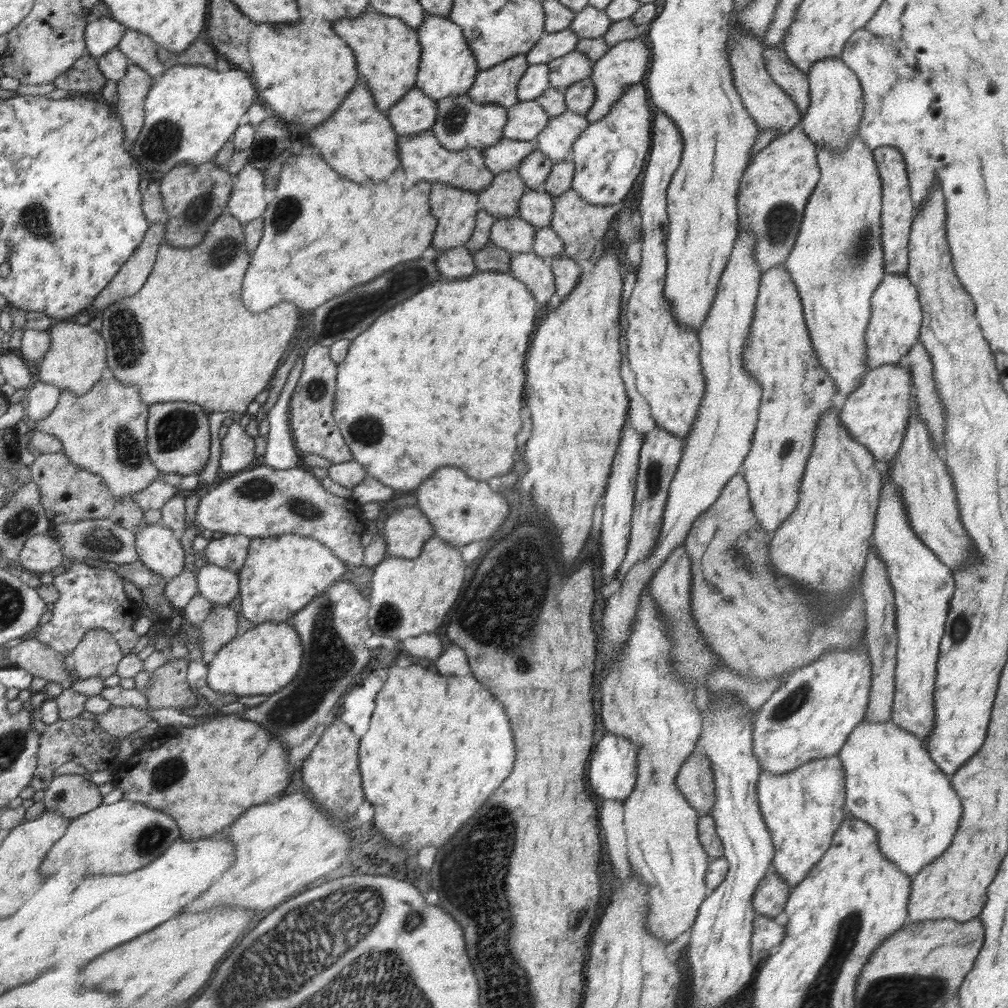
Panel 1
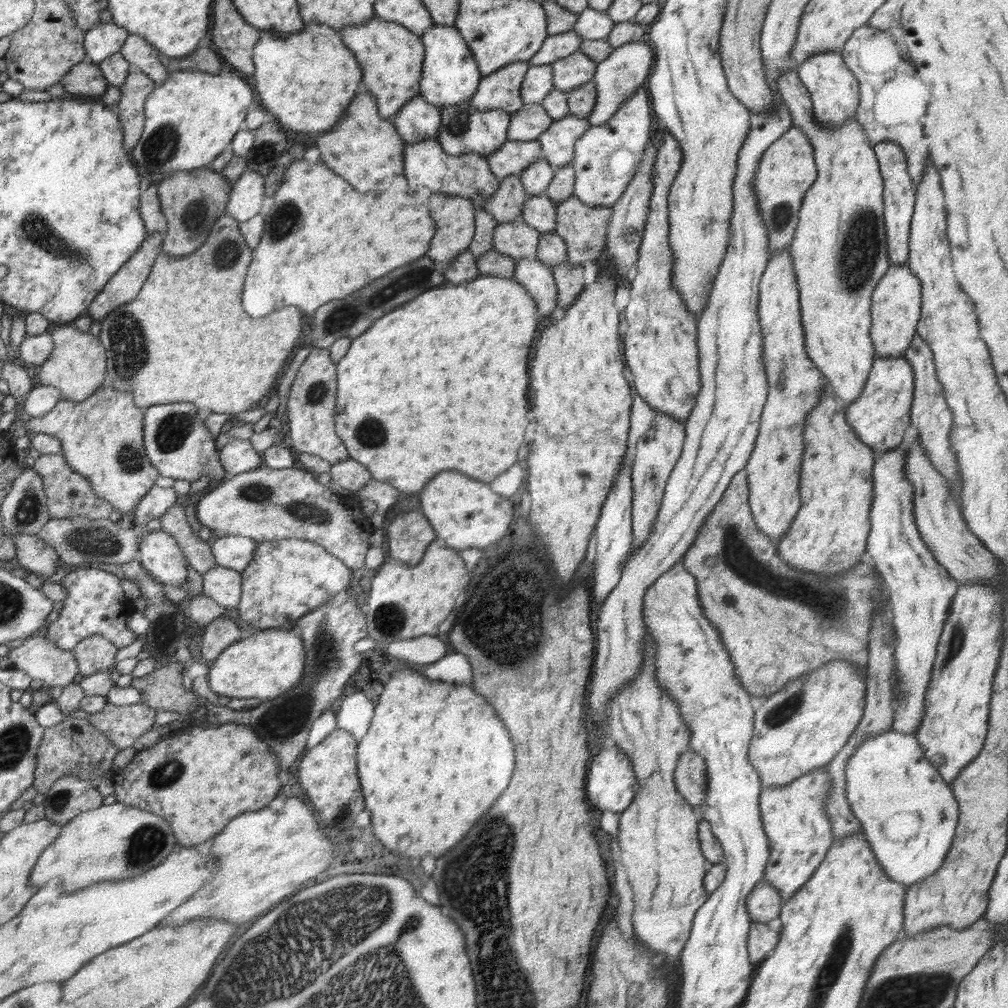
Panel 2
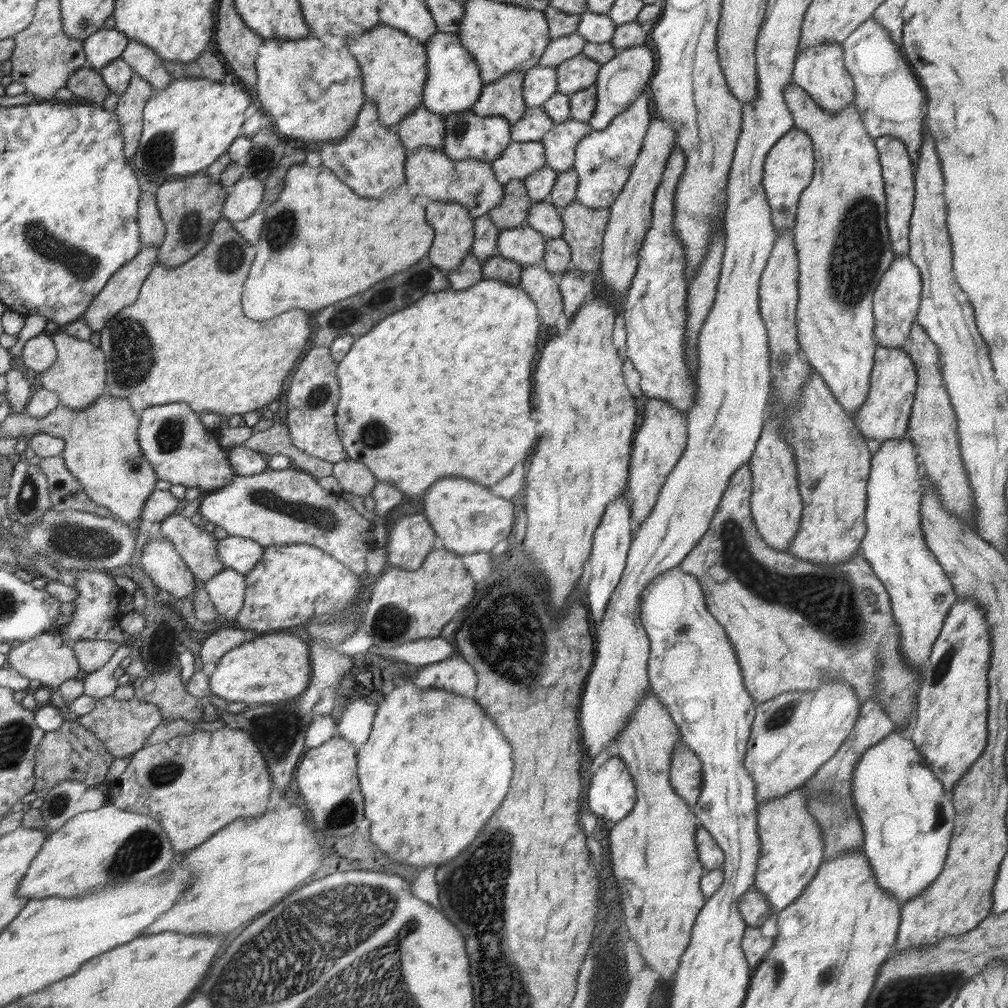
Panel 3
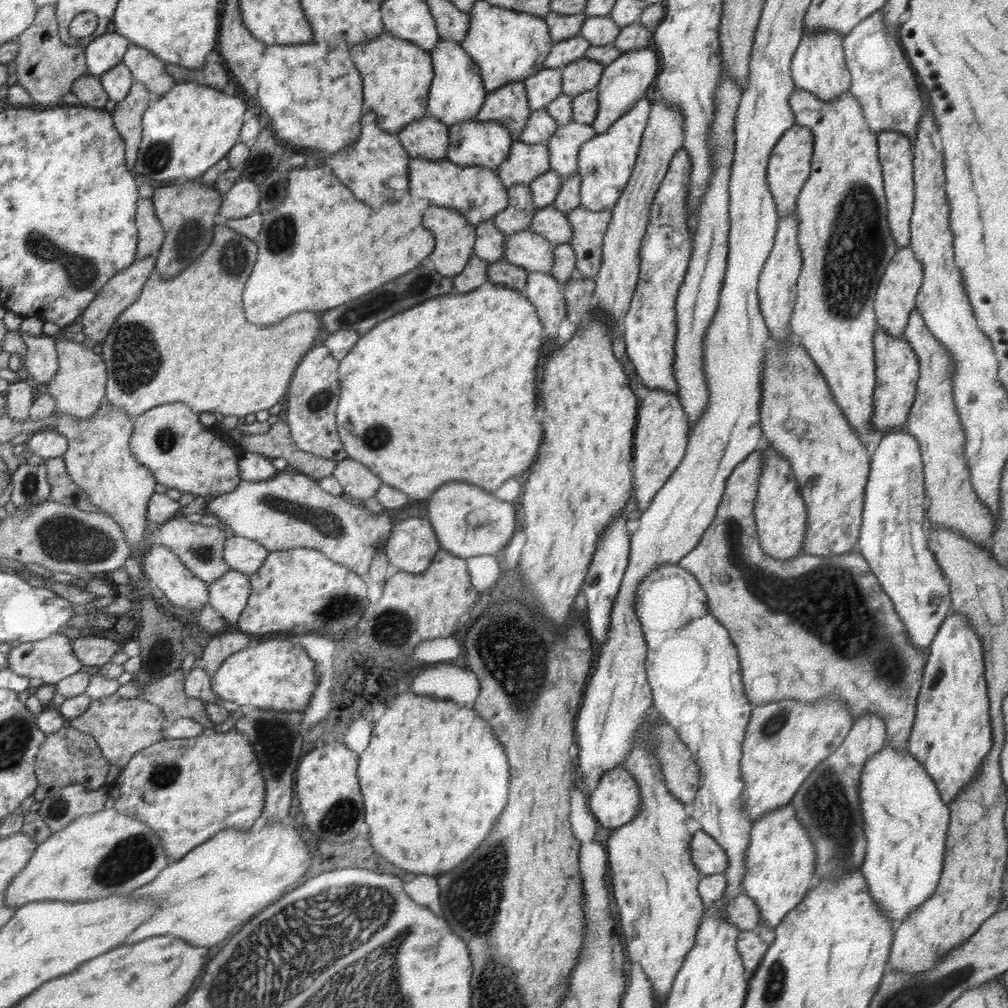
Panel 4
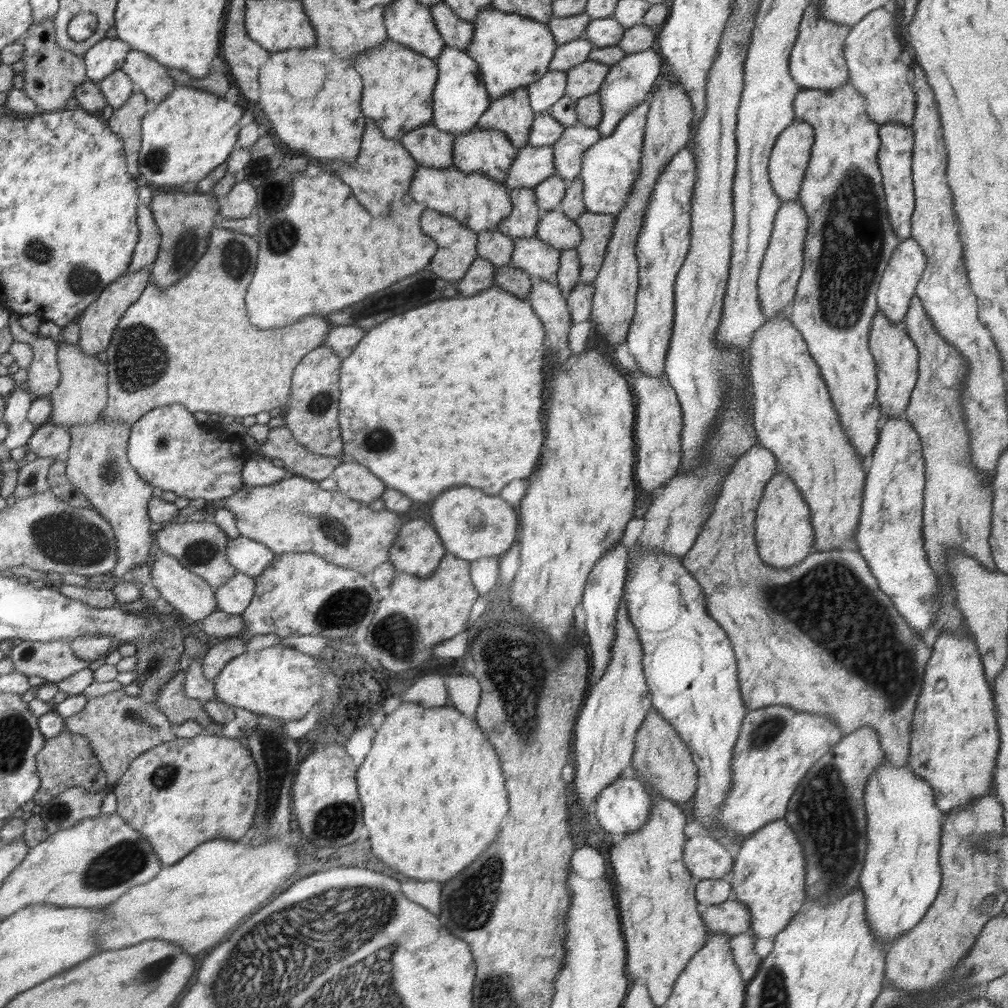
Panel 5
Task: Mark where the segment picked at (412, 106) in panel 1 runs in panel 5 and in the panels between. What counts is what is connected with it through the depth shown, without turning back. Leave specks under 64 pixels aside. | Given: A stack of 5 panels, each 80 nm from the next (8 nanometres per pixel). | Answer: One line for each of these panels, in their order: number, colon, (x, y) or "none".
2: (418, 120)
3: (421, 127)
4: (428, 137)
5: (430, 146)

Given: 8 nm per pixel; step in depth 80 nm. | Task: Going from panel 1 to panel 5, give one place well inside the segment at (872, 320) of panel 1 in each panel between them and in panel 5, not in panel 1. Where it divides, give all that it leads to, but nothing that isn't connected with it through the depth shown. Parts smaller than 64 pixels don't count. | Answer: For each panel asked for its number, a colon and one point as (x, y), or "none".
2: (896, 301)
3: (896, 300)
4: (895, 299)
5: (905, 268)

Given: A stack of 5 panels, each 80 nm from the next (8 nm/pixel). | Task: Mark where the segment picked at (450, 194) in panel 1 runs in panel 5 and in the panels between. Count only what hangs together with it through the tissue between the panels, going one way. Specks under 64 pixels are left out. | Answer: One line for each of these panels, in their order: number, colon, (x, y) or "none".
2: (454, 215)
3: (455, 229)
4: (454, 234)
5: (456, 243)

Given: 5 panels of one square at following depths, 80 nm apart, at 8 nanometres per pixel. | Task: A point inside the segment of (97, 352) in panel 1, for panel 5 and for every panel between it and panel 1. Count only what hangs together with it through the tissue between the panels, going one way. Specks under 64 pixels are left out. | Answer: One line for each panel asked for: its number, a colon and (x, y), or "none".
2: (78, 362)
3: (78, 375)
4: (80, 386)
5: (80, 398)

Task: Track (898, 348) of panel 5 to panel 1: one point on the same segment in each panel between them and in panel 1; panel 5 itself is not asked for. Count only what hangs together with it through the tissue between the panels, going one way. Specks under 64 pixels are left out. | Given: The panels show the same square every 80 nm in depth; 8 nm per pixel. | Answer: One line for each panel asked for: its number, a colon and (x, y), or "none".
1: (876, 415)
2: (880, 416)
3: (885, 413)
4: (896, 366)

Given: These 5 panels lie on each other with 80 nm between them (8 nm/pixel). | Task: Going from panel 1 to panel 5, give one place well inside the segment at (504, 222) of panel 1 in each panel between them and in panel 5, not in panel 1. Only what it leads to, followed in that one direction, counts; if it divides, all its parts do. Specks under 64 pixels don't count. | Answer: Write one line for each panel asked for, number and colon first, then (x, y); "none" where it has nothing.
2: (517, 239)
3: (524, 245)
4: (535, 253)
5: (537, 258)

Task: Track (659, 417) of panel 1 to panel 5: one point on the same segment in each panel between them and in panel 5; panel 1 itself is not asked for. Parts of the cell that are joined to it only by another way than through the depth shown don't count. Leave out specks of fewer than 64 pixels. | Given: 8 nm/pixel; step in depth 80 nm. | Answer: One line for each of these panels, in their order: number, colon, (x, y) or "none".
2: (661, 341)
3: (655, 316)
4: (650, 328)
5: (665, 237)

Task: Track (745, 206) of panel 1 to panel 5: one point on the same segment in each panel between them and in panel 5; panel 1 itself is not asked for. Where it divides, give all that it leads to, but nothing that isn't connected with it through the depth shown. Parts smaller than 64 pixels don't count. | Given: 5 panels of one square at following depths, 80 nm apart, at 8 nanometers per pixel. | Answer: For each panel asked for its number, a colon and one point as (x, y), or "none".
2: (786, 170)
3: (789, 166)
4: (789, 166)
5: (790, 155)

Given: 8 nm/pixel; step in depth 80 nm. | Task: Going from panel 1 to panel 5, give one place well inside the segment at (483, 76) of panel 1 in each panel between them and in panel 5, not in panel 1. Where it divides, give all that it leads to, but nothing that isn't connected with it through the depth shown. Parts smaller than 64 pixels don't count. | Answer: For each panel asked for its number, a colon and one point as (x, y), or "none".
2: (502, 90)
3: (505, 97)
4: (509, 106)
5: (511, 113)

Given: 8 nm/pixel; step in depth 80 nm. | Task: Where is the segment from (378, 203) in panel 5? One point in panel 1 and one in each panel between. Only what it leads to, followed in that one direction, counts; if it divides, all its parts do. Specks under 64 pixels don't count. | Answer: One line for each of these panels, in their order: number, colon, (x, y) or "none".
1: (358, 140)
2: (364, 149)
3: (371, 159)
4: (376, 166)

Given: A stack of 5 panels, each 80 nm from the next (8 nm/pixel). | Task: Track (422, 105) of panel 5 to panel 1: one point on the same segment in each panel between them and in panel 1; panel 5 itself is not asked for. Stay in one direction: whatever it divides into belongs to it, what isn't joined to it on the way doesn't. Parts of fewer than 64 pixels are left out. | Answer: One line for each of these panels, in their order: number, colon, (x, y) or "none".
1: (389, 52)
2: (394, 57)
3: (396, 64)
4: (399, 75)

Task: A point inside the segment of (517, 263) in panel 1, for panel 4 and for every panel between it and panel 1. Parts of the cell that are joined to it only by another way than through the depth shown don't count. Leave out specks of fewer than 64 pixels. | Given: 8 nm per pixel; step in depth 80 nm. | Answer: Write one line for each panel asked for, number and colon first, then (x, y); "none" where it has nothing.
2: (537, 277)
3: (542, 285)
4: (546, 292)

